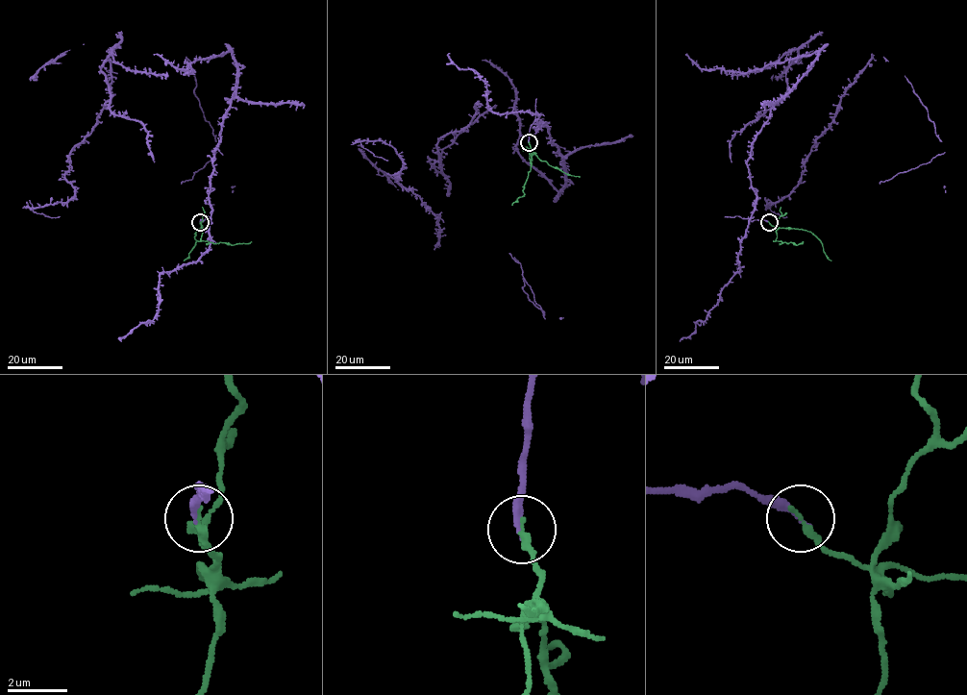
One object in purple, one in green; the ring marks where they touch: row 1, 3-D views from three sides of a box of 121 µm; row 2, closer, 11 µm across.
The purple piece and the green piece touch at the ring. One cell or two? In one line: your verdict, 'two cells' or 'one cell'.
two cells

